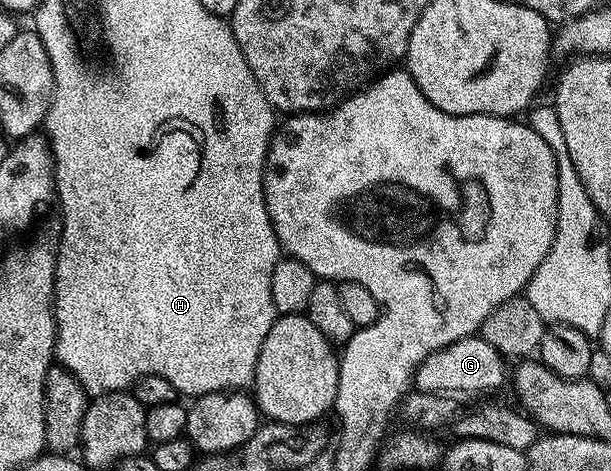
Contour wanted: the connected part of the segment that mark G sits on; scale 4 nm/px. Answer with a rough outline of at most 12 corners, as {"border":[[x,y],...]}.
{"border":[[480,335],[417,367],[414,388],[464,395],[506,384],[506,358]]}

